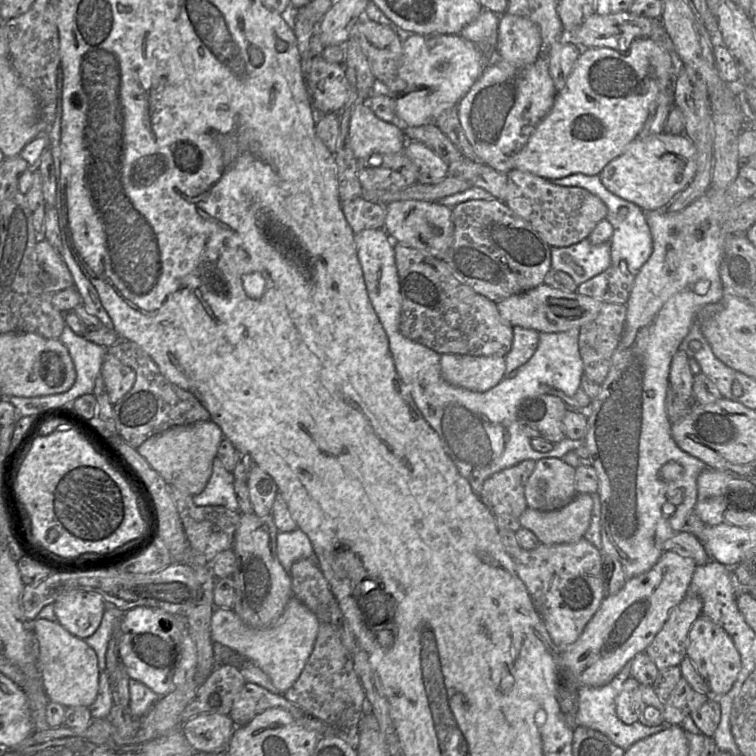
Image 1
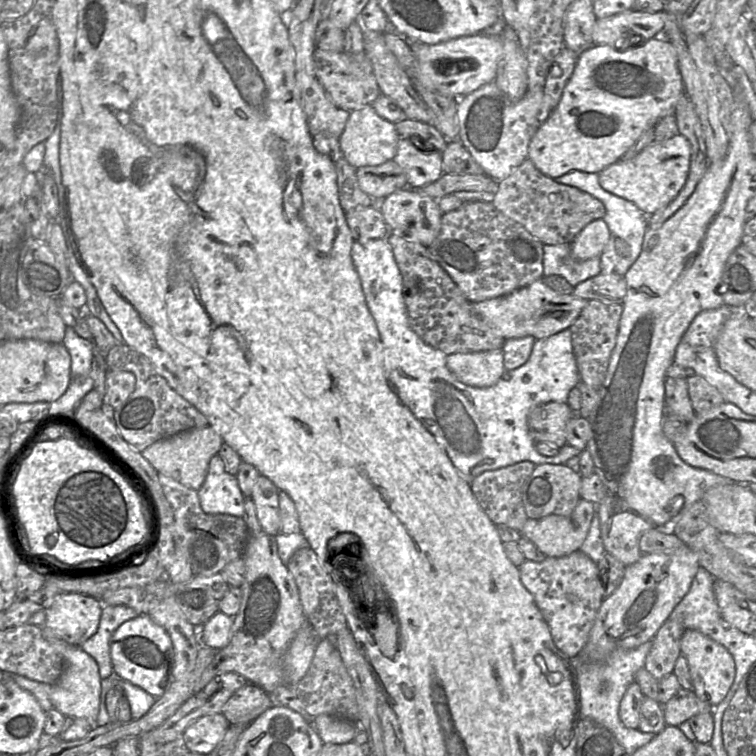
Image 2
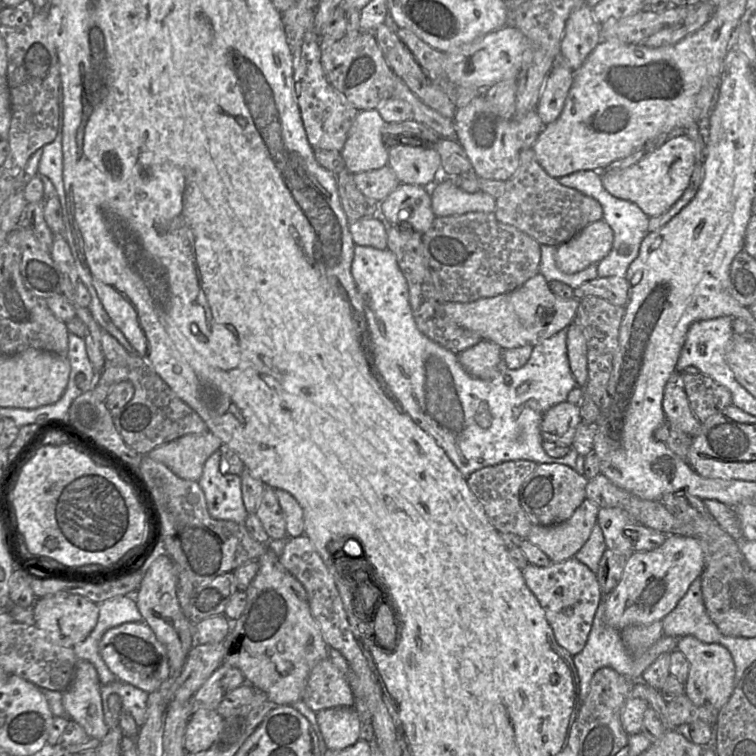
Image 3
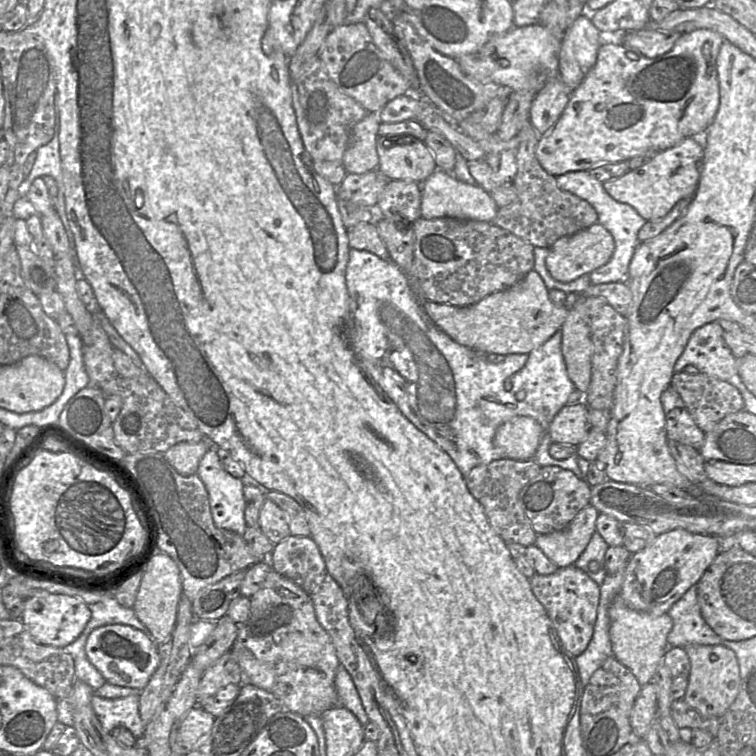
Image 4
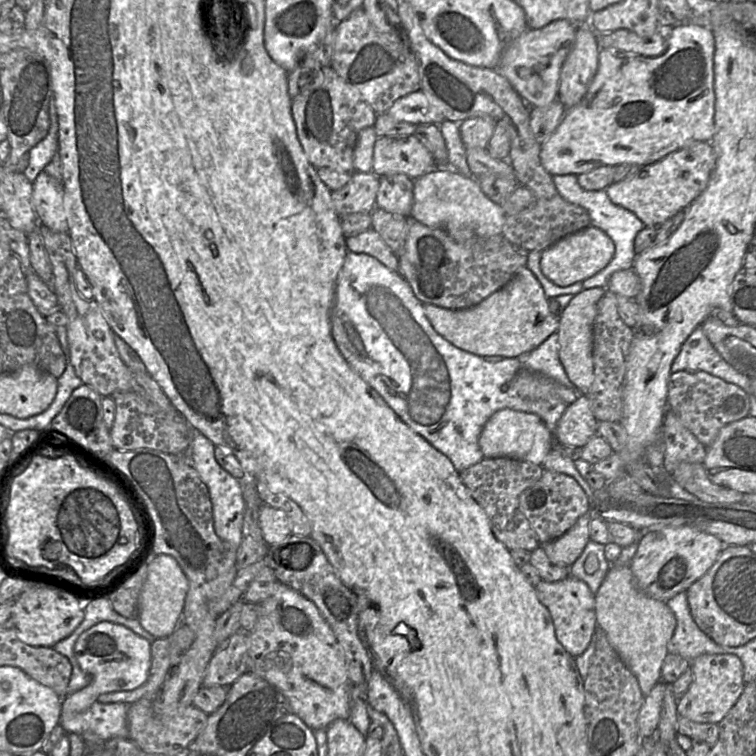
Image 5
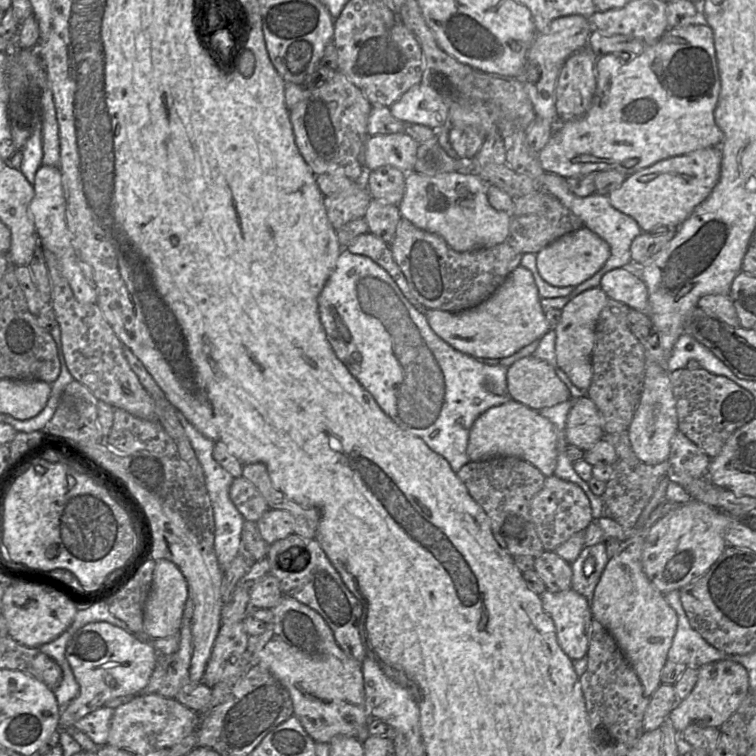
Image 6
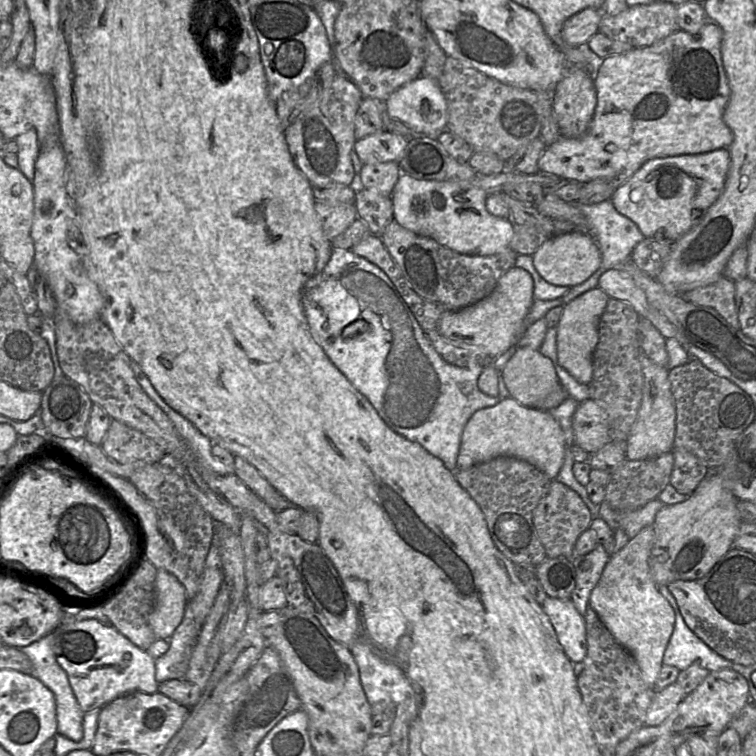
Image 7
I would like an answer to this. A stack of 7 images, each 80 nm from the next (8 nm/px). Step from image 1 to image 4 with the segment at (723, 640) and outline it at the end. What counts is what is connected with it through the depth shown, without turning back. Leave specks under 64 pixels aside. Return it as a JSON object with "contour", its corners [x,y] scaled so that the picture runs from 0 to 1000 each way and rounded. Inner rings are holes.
{"contour":[[[910,852],[903,857],[914,877],[903,926],[931,948],[952,950],[979,914],[981,898],[974,865],[956,853]]]}

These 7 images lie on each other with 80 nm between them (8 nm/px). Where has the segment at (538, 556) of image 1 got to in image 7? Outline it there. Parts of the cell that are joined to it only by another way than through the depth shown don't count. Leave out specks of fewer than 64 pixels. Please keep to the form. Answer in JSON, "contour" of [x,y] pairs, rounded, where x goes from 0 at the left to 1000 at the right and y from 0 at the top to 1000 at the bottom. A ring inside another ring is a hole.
{"contour":[[[722,790],[717,806],[738,848],[757,877],[772,876],[776,865],[775,827],[755,792]]]}

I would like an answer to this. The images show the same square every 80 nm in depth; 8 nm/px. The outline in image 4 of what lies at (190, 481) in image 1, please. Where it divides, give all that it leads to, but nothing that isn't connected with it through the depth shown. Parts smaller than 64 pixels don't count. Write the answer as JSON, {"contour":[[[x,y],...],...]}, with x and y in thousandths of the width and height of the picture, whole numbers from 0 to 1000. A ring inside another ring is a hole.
{"contour":[[[272,579],[261,586],[238,585],[225,591],[216,602],[237,627],[249,630],[261,624],[266,606],[279,590],[279,585]]]}

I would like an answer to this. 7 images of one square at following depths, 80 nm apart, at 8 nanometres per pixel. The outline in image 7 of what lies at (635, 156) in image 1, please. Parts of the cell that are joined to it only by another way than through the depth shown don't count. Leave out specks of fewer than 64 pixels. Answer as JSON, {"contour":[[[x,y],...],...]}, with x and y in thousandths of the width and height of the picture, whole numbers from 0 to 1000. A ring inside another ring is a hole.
{"contour":[[[963,196],[864,209],[819,246],[807,265],[820,283],[843,298],[853,315],[877,312],[893,320],[917,302],[951,262],[959,247],[966,213]]]}

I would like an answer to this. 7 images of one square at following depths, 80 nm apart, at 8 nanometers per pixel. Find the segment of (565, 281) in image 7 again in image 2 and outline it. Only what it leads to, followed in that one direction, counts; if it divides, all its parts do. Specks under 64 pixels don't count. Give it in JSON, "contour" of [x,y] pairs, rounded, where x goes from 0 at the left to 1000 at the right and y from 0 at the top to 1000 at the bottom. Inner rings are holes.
{"contour":[[[799,290],[776,296],[754,321],[759,344],[774,345],[794,340],[807,316],[807,306]]]}

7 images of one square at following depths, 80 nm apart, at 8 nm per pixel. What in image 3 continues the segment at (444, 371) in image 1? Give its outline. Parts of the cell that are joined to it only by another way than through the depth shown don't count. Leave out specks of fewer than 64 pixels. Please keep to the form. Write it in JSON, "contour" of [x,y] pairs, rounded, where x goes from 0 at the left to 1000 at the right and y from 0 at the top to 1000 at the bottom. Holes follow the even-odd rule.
{"contour":[[[636,450],[606,468],[611,487],[622,497],[638,503],[651,503],[657,496],[659,481],[664,474],[665,462],[646,450]]]}

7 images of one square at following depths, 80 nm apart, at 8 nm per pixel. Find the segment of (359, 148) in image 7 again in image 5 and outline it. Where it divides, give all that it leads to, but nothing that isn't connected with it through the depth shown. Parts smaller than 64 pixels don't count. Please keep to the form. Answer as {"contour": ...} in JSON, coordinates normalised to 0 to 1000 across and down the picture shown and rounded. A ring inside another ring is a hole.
{"contour":[[[548,179],[496,187],[491,228],[501,234],[534,230],[548,238],[577,222],[573,205]]]}

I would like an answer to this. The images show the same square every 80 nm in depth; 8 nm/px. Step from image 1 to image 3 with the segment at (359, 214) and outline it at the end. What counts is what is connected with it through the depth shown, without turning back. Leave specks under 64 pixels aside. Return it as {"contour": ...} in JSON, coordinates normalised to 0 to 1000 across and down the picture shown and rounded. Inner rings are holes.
{"contour":[[[500,284],[463,294],[462,306],[470,324],[512,329],[512,296]]]}

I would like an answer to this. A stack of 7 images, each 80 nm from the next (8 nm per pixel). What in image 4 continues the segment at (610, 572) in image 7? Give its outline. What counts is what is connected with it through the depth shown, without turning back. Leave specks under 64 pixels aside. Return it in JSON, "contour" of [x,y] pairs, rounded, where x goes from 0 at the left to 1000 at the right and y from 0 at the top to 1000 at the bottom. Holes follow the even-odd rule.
{"contour":[[[816,788],[806,803],[806,817],[811,868],[836,889],[848,907],[860,903],[882,861],[882,843],[890,829],[888,815],[884,811],[862,815],[837,807]]]}

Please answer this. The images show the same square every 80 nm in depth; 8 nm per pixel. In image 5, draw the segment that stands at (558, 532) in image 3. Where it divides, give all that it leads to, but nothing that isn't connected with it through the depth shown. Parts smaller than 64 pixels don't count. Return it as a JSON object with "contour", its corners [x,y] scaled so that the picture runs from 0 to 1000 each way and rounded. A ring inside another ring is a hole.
{"contour":[[[779,676],[743,709],[714,720],[731,745],[754,750],[766,738],[780,714],[780,690],[784,683],[784,677]]]}

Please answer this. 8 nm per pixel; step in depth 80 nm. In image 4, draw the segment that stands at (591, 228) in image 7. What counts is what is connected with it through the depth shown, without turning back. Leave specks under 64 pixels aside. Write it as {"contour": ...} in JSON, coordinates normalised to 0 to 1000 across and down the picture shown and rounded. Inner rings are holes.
{"contour":[[[758,226],[735,233],[737,246],[776,266],[791,283],[790,295],[802,302],[813,320],[813,329],[807,344],[779,362],[782,377],[808,373],[829,373],[835,343],[845,324],[844,307],[854,291],[832,270],[812,265],[799,250],[798,242],[786,235],[779,226]]]}

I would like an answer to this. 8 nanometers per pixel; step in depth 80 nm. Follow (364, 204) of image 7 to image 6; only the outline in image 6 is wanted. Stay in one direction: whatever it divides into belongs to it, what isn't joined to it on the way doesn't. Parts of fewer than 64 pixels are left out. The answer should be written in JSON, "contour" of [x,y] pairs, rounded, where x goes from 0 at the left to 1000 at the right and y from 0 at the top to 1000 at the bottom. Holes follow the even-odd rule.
{"contour":[[[492,262],[481,290],[487,296],[488,307],[516,324],[532,287],[525,272]]]}

